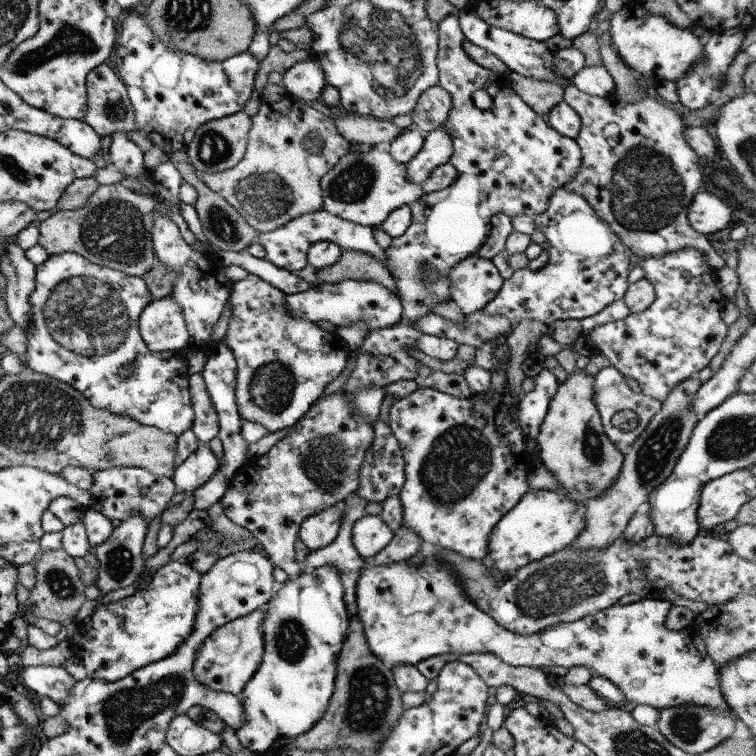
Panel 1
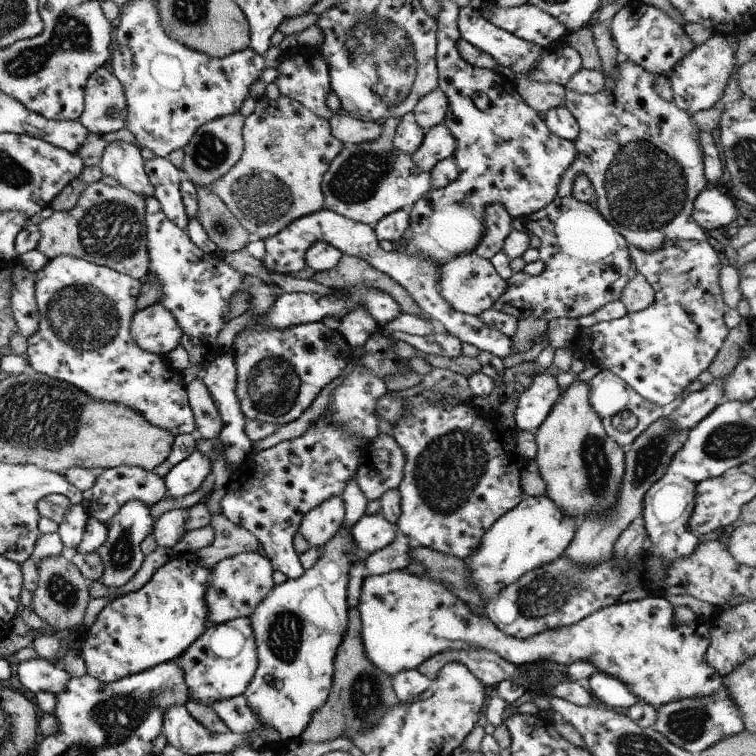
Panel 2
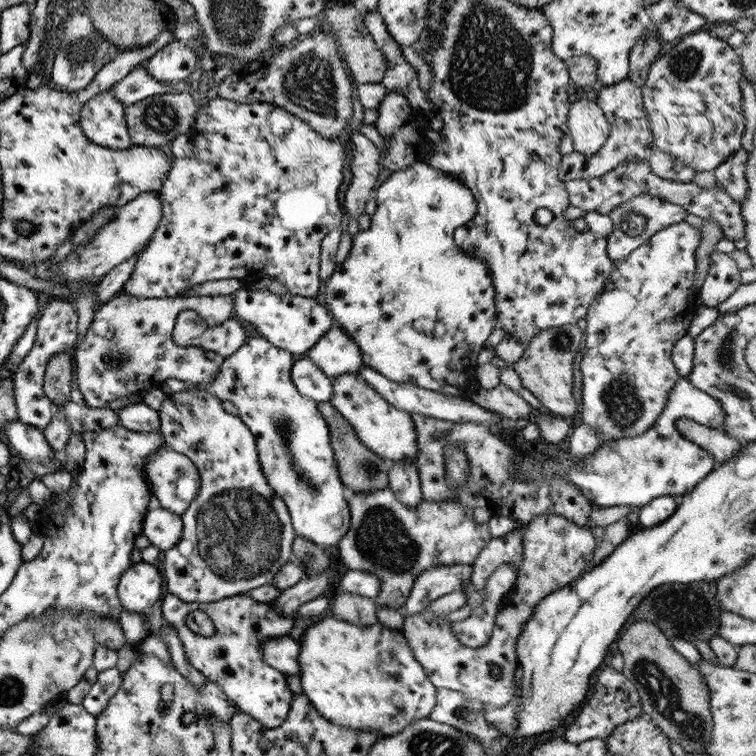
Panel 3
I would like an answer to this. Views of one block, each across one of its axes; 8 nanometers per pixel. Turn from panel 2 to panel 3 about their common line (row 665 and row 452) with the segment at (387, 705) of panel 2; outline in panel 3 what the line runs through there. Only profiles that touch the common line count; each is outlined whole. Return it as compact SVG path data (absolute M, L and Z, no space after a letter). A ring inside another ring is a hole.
M329 401L316 403L317 410L320 412L323 421L327 424L328 434L330 436L330 445L333 450L336 462L337 474L339 480L344 486L347 486L355 493L364 493L367 491L387 489L389 486L389 478L387 473L392 463L383 460L380 455L371 452L365 444L354 434L352 427L345 421L345 418L337 412Z

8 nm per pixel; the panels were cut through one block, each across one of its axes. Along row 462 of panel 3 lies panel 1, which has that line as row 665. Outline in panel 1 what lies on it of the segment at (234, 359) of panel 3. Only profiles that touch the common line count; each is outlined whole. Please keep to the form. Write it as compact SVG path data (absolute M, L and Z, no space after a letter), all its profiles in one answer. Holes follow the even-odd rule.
M321 565L304 571L275 590L273 598L265 604L266 615L262 620L264 647L260 665L241 692L236 694L244 710L244 721L234 734L243 748L255 755L271 749L277 740L291 739L307 732L322 717L334 689L336 658L348 629L349 614L343 602L342 582L332 566Z

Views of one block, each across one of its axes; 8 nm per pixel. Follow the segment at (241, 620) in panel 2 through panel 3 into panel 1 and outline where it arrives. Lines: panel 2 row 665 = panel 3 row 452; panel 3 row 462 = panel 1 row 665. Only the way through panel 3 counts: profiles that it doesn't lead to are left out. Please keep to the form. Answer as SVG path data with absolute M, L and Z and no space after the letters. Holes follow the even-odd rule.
M261 605L253 612L217 627L205 637L192 662L192 673L198 683L211 691L223 691L232 695L241 692L262 659L262 620L265 615L266 605Z

